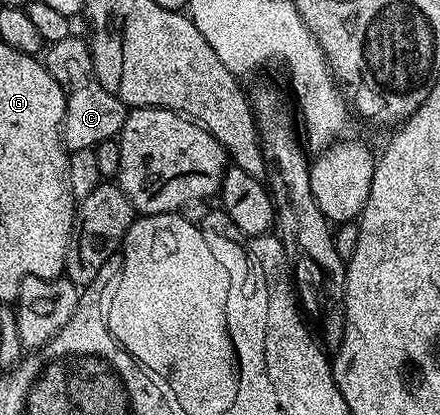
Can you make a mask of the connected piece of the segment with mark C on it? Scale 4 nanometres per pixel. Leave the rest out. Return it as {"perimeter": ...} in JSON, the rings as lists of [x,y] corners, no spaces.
{"perimeter":[[[71,33],[63,41],[48,44],[43,62],[51,77],[59,81],[66,93],[65,122],[61,124],[61,138],[65,140],[69,151],[97,148],[101,142],[121,134],[127,108],[116,95],[103,89],[98,81],[93,68],[93,54],[89,52],[89,44],[84,38],[80,39],[77,33]]]}

